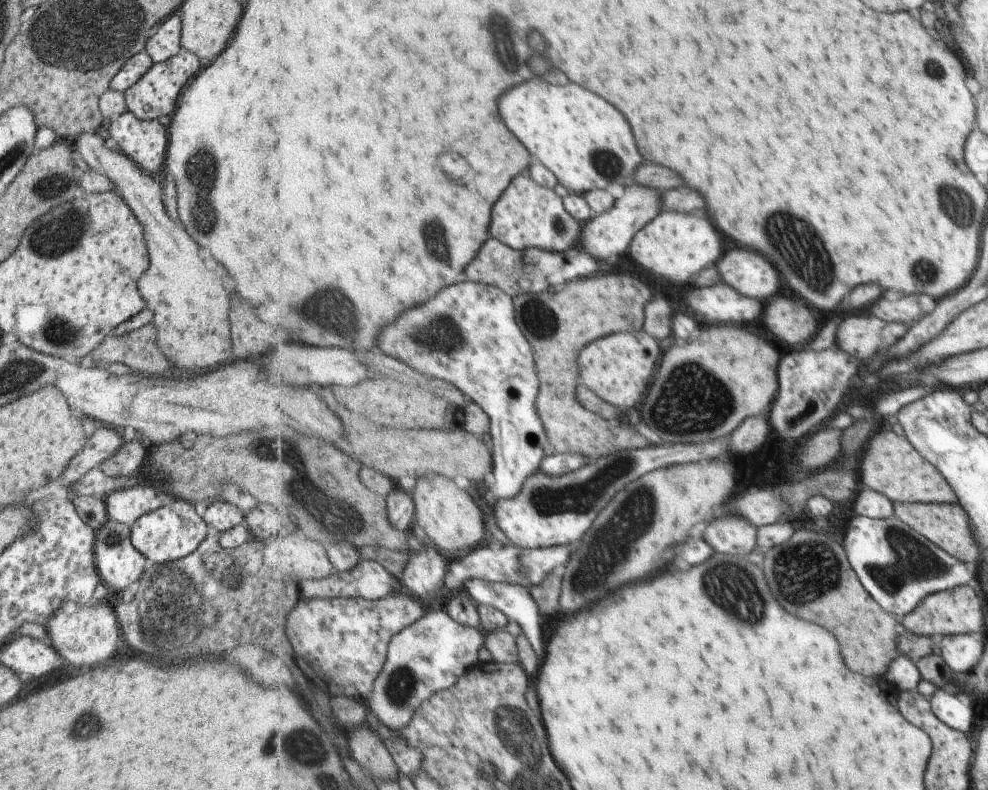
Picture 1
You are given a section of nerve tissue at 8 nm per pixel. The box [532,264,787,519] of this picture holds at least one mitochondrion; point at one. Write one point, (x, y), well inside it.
(697, 401)

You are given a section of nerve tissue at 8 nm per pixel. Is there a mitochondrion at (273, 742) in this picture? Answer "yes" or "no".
yes

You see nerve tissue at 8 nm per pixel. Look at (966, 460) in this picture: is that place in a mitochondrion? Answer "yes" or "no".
yes

